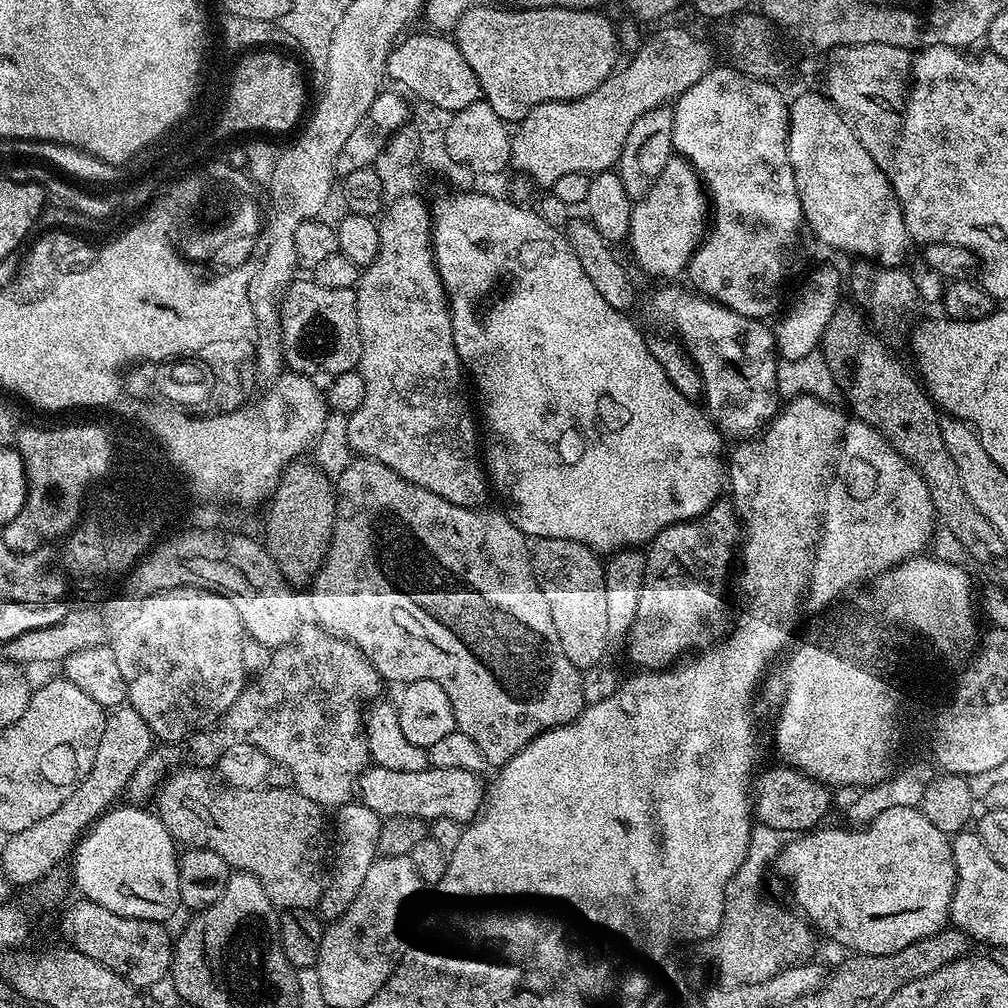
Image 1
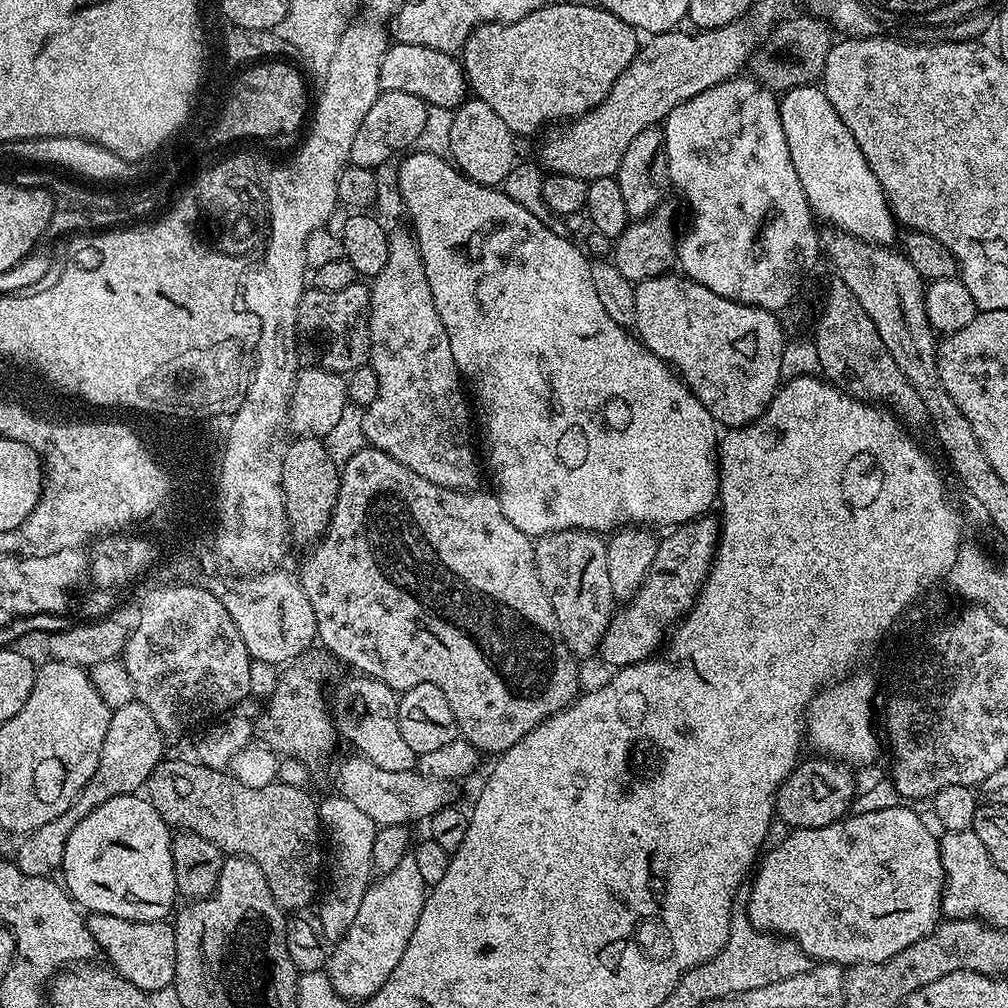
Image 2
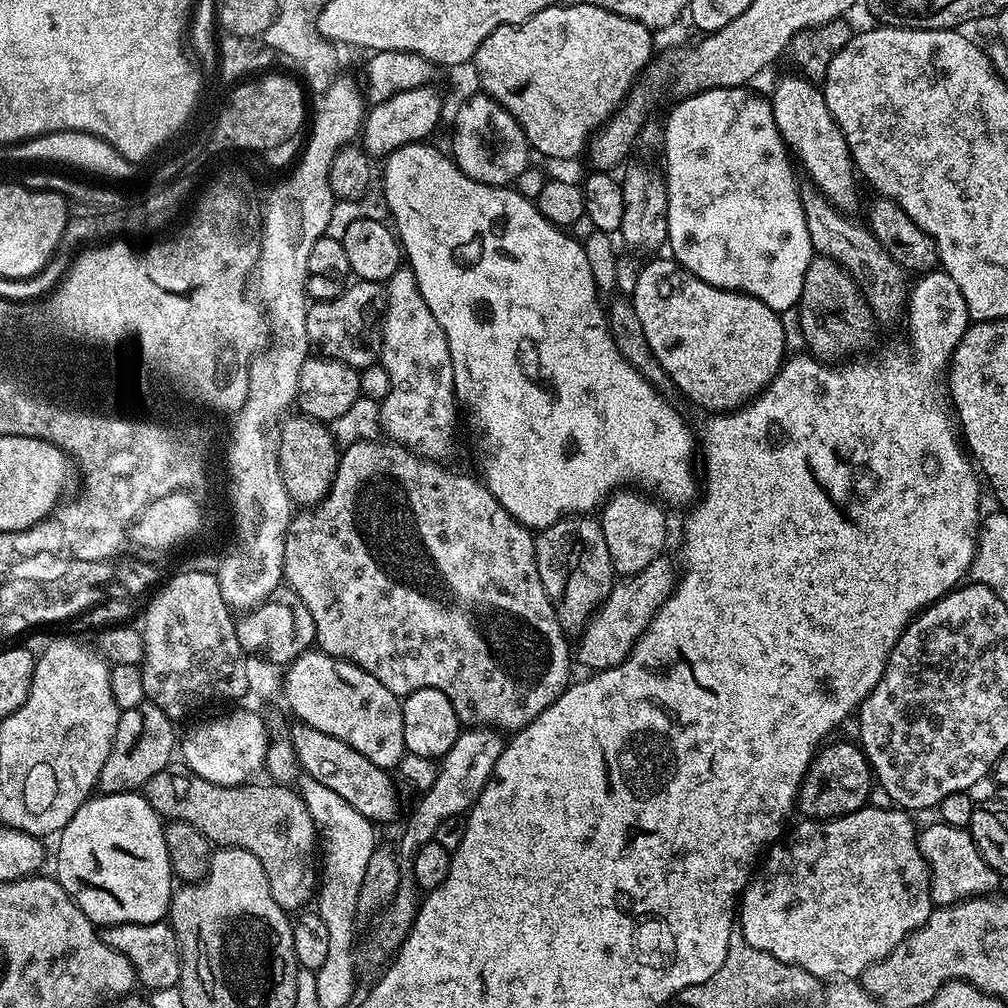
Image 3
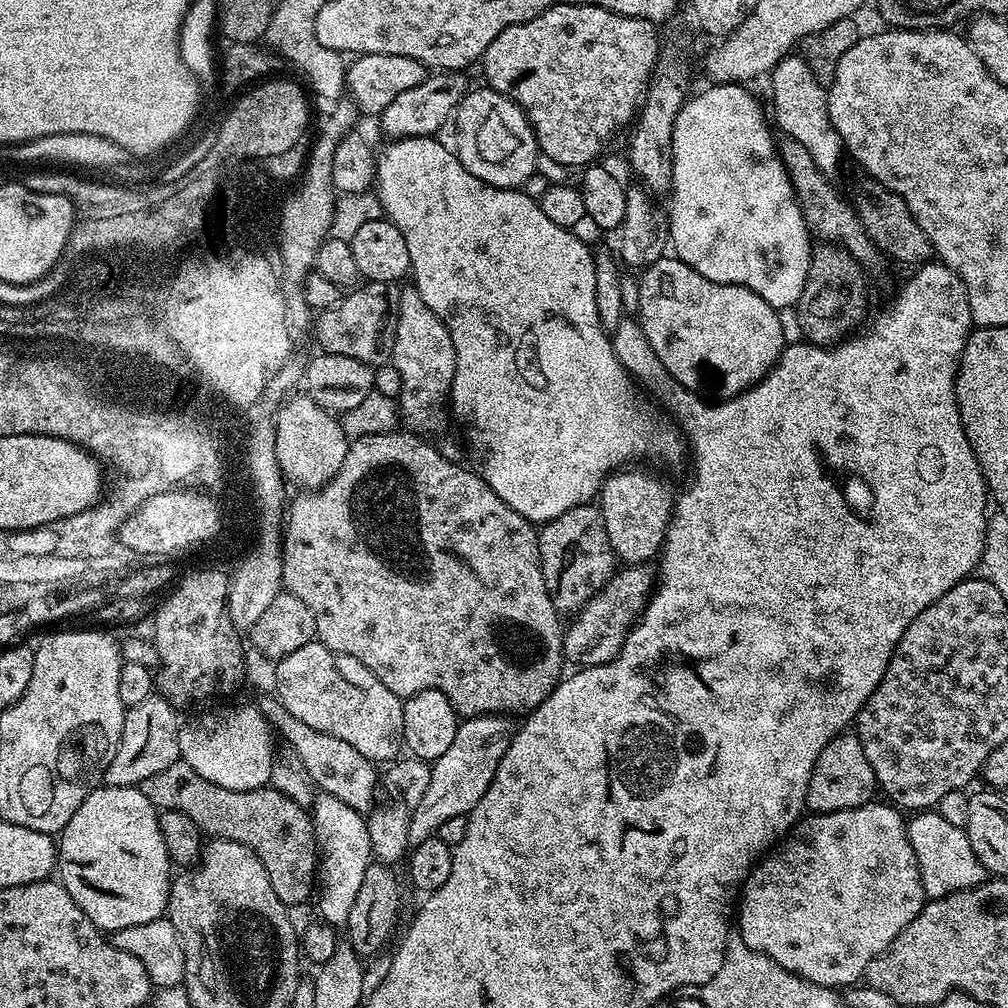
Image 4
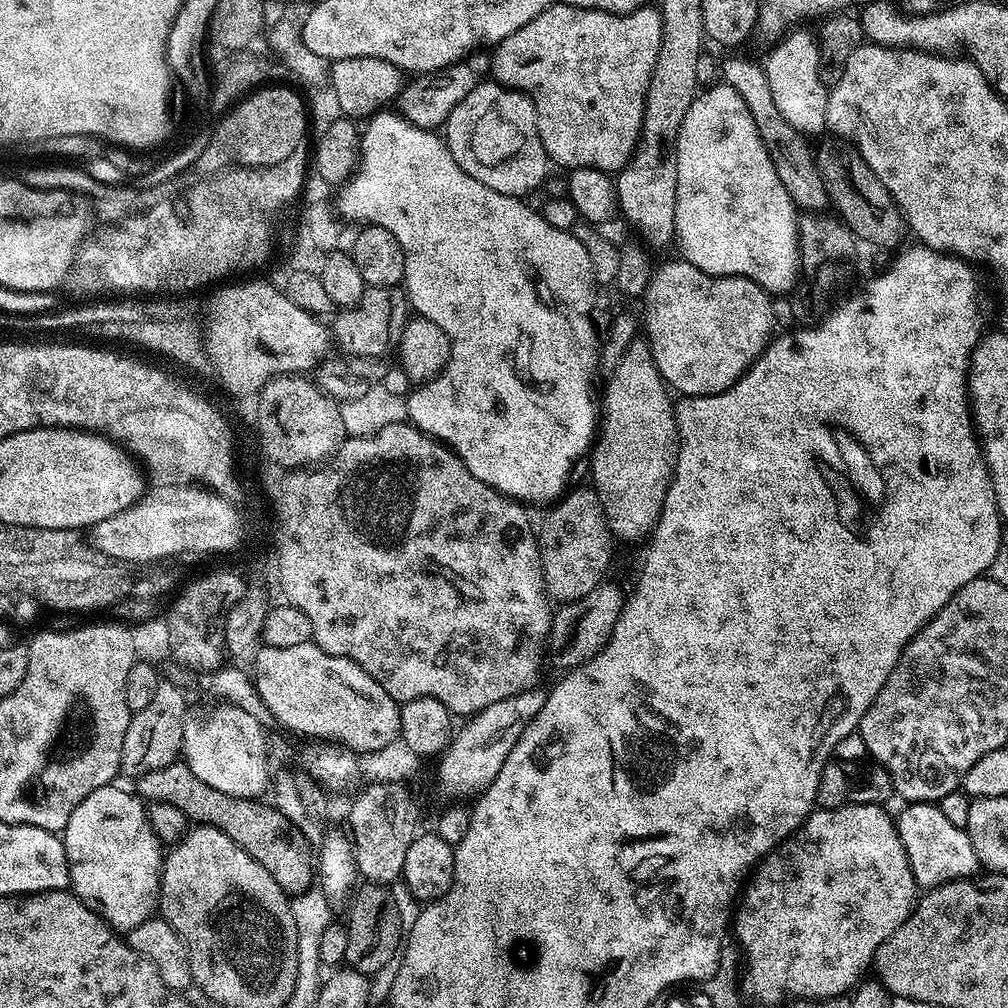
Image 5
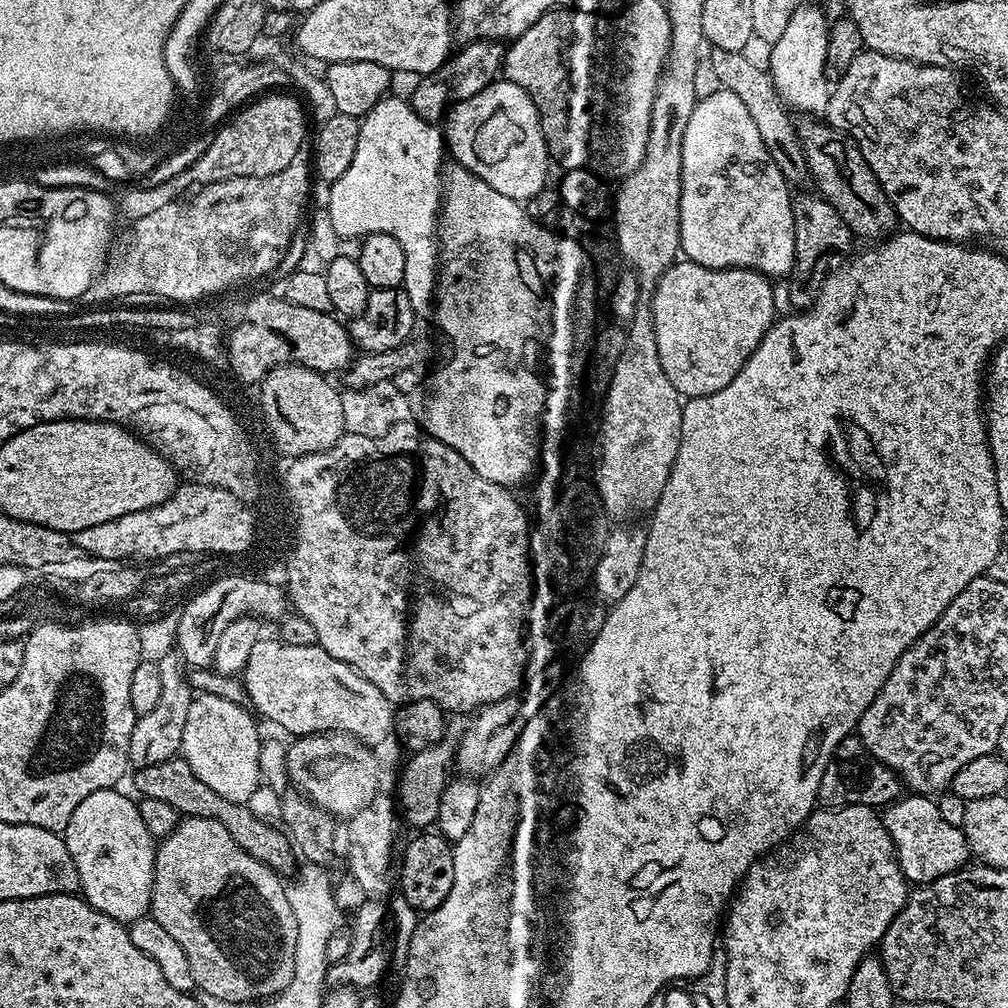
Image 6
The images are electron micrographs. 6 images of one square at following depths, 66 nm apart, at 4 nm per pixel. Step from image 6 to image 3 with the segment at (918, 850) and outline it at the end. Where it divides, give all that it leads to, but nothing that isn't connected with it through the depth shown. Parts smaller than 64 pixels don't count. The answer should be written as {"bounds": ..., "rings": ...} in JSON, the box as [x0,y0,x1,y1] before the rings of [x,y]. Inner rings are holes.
{"bounds":[918,822,1002,906],"rings":[[[935,822],[929,828],[921,827],[918,832],[920,853],[928,864],[930,878],[930,894],[932,903],[936,906],[956,904],[960,900],[987,897],[1002,883],[1001,877],[982,858],[974,838],[967,828],[955,828],[943,822]]]}

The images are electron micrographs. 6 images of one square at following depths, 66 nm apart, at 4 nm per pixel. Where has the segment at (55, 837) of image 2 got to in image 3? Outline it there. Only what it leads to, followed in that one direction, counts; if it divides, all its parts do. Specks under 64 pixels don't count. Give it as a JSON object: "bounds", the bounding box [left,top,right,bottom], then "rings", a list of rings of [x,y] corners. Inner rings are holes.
{"bounds":[99,703,176,794],"rings":[[[145,703],[143,707],[123,709],[120,713],[118,730],[114,734],[114,742],[110,746],[110,758],[106,758],[106,762],[102,766],[99,791],[104,794],[118,794],[143,789],[144,784],[150,782],[150,778],[154,778],[154,774],[158,774],[158,770],[166,768],[171,763],[170,756],[173,748],[174,751],[176,748],[173,728],[175,728],[173,721],[164,711],[158,710],[158,706],[153,704]]]}

